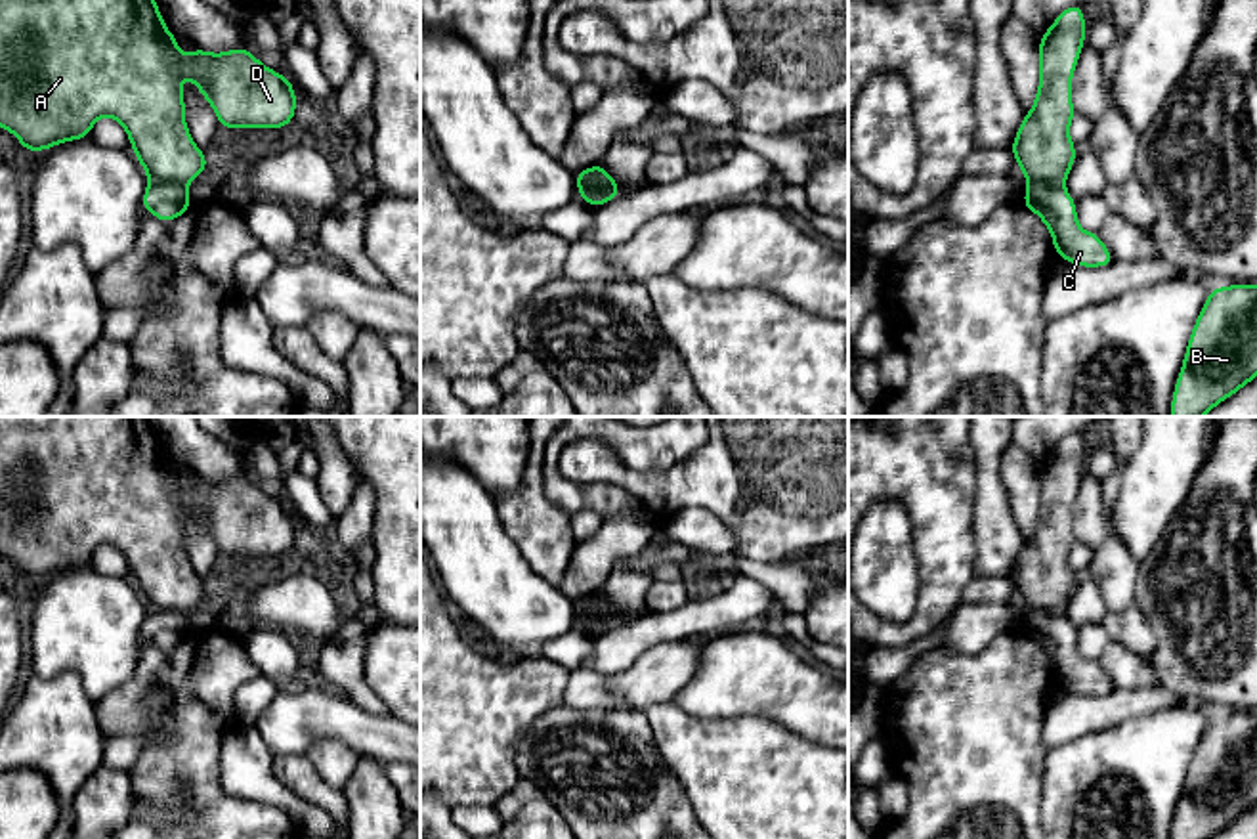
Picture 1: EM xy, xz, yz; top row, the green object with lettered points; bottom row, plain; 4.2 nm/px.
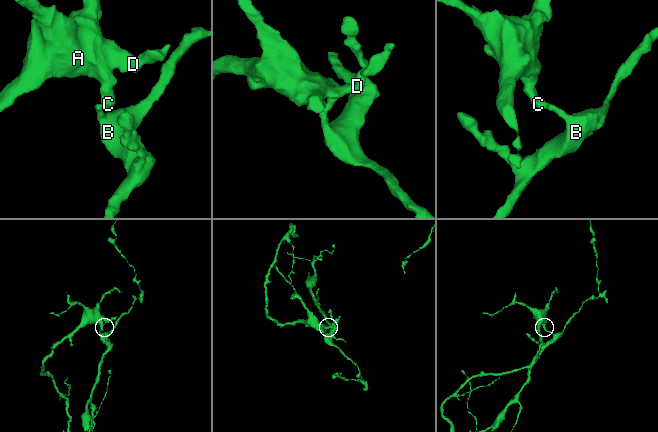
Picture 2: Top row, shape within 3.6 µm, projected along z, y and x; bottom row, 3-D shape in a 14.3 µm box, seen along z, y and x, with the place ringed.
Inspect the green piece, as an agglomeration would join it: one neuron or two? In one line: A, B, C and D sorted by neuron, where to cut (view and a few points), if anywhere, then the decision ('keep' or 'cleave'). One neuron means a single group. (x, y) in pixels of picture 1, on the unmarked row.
A D / B C; cut in xy along (149, 604), (184, 614); cleave

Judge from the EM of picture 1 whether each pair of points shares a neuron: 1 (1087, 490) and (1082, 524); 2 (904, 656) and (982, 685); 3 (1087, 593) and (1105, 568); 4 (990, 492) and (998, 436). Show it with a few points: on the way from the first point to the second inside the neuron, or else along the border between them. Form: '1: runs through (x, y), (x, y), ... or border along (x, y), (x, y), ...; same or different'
1: runs through (1087, 497), (1087, 516); same
2: border along (937, 646), (923, 652), (885, 690); different
3: border along (1091, 576), (1108, 610); different
4: runs through (990, 478), (990, 450); same

